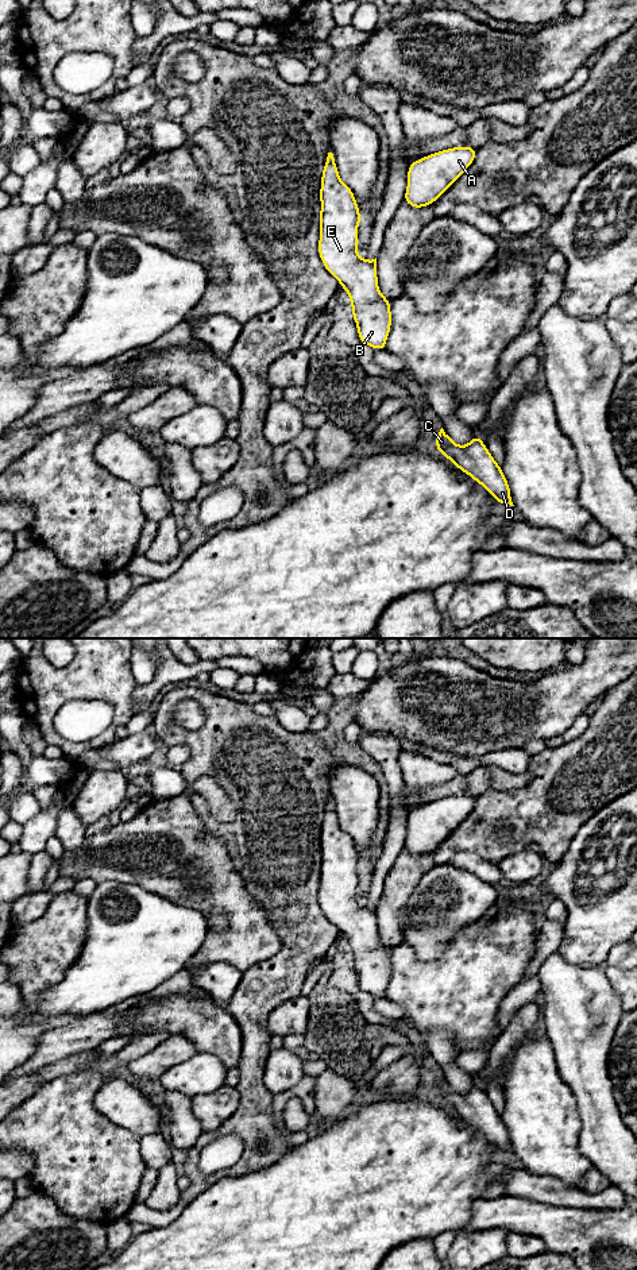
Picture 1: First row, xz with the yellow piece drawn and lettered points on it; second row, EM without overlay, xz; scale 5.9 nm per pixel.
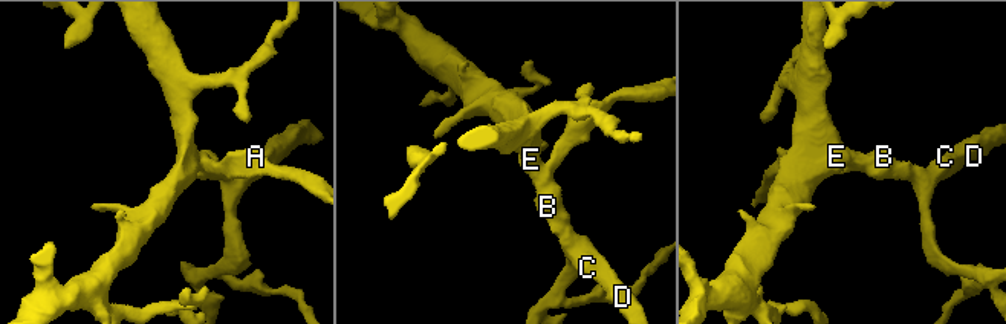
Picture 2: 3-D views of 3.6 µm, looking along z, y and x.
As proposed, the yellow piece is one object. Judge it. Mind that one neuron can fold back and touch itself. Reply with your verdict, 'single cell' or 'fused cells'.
single cell

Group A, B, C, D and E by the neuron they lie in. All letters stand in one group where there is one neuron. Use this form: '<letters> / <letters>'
A B C D E

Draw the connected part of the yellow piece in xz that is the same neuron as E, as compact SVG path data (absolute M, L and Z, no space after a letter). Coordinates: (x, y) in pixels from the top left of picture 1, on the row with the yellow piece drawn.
M332 153L323 167L320 202L320 259L350 297L360 343L386 351L391 328L390 300L378 287L377 258L358 256L362 216L354 192L339 178Z

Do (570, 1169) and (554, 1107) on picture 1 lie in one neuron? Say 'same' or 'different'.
same

